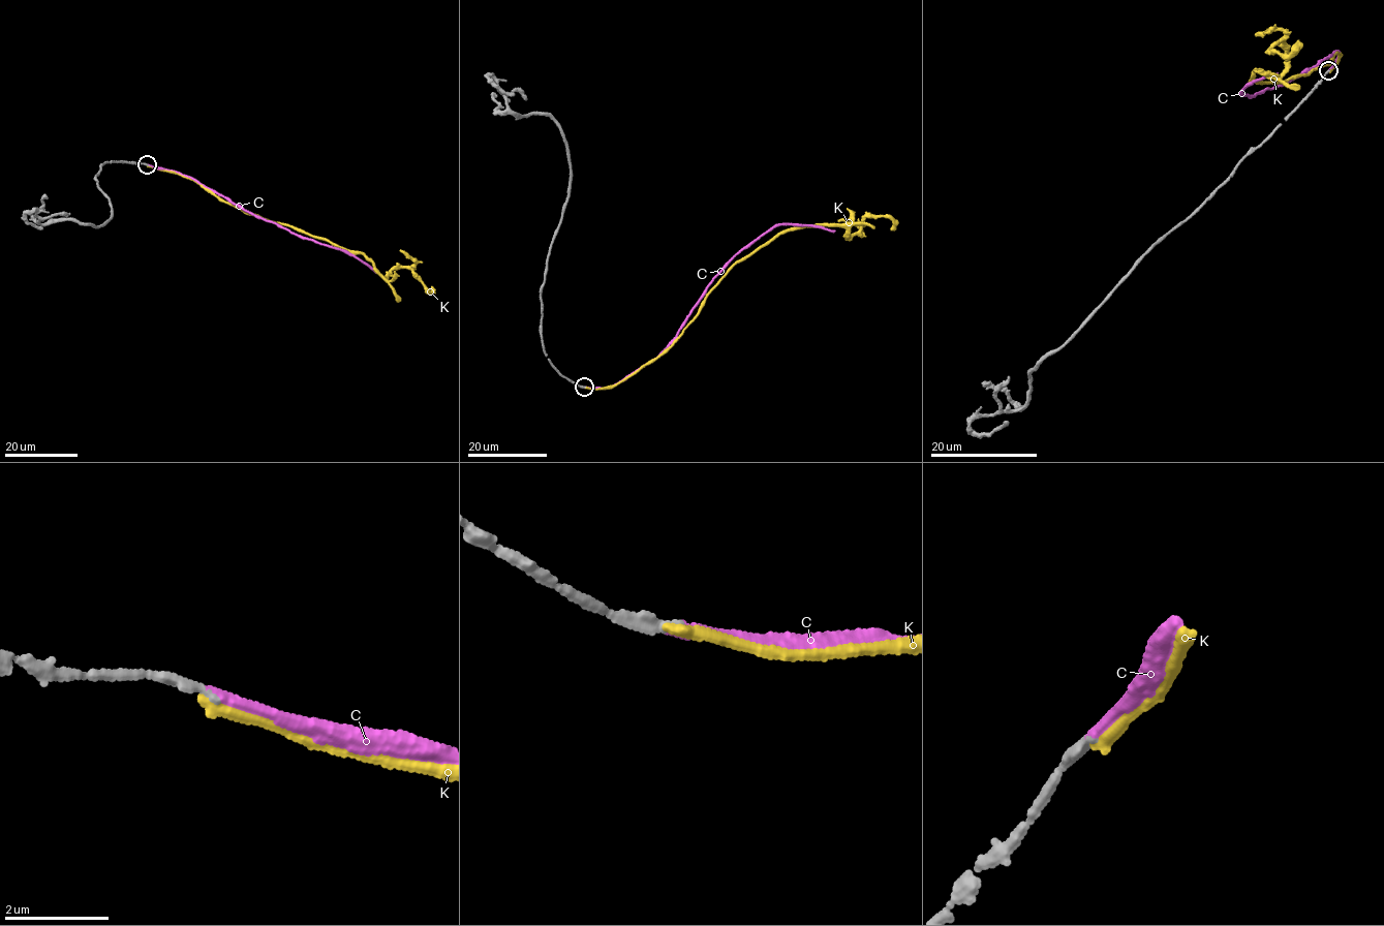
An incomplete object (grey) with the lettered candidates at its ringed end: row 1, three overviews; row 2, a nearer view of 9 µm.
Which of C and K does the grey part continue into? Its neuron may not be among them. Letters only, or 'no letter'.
C

